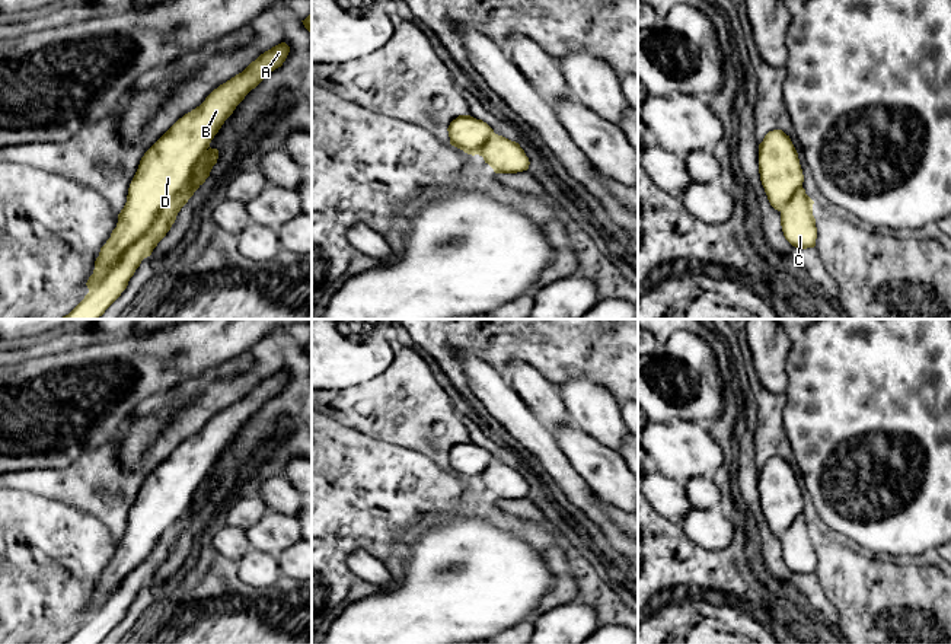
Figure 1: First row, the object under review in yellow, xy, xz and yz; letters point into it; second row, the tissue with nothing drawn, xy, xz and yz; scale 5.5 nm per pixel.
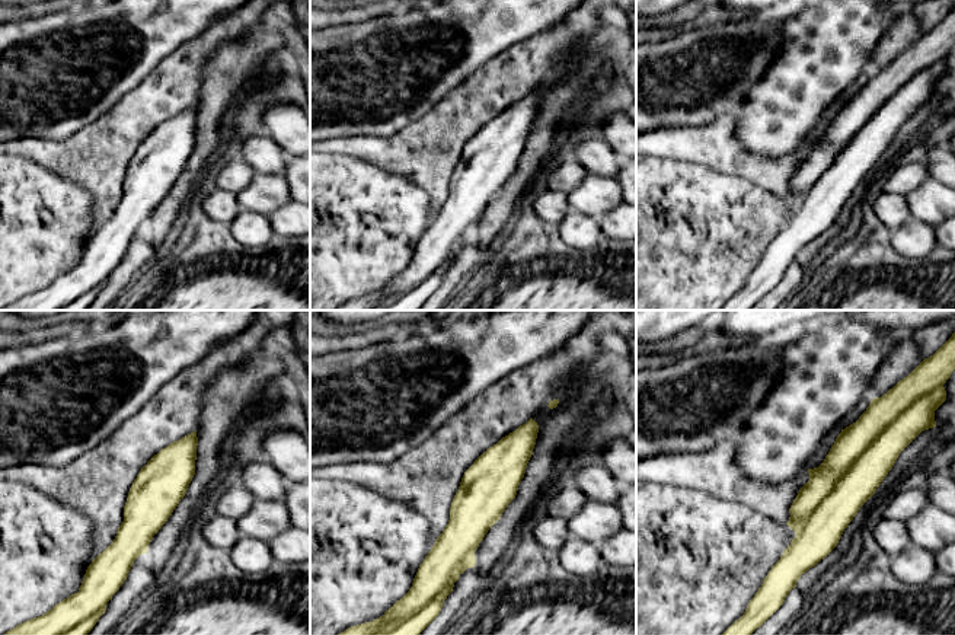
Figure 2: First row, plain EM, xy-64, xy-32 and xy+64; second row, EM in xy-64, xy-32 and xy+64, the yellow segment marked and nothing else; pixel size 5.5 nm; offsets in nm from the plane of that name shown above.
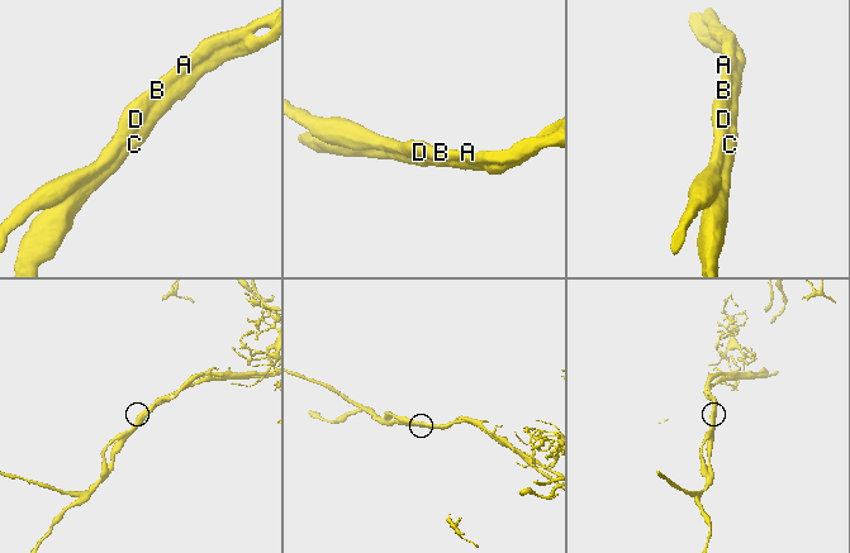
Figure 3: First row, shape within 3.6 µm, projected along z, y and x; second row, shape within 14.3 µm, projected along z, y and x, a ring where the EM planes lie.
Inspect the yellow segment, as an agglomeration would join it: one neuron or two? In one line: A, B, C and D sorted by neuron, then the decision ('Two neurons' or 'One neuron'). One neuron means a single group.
Groups: A B D / C. Two neurons

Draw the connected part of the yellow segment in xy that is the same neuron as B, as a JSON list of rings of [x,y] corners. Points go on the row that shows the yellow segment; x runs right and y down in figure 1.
[[[281,42],[261,54],[242,73],[214,89],[205,101],[179,118],[141,157],[138,169],[130,184],[127,203],[118,214],[117,227],[100,248],[95,261],[93,274],[86,286],[90,290],[109,268],[118,261],[128,246],[137,242],[153,224],[162,208],[184,189],[192,176],[200,157],[205,154],[211,140],[224,121],[233,114],[245,96],[255,89],[264,77],[281,67],[290,52],[290,47]]]

